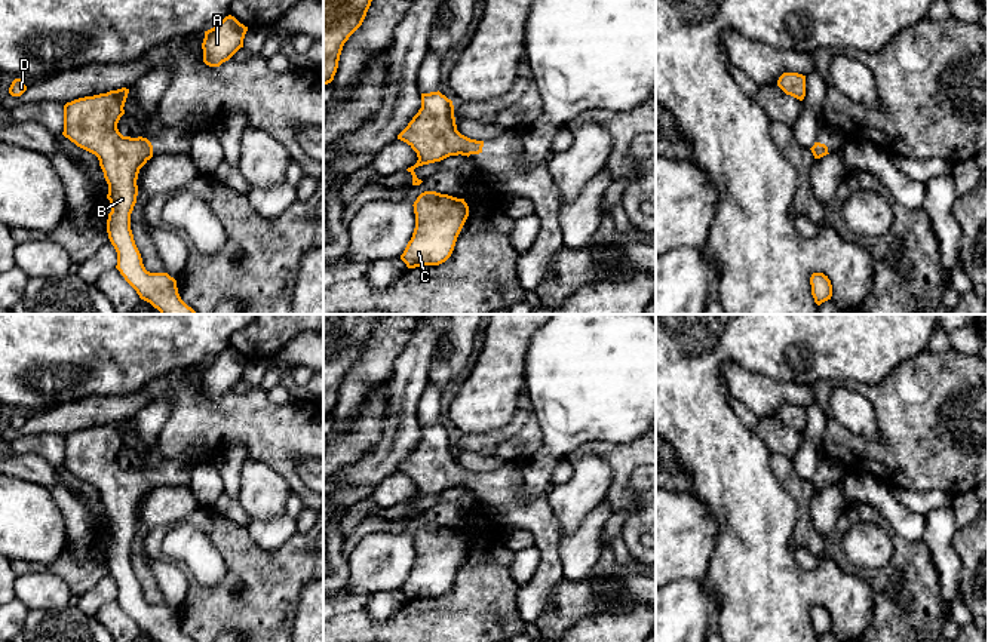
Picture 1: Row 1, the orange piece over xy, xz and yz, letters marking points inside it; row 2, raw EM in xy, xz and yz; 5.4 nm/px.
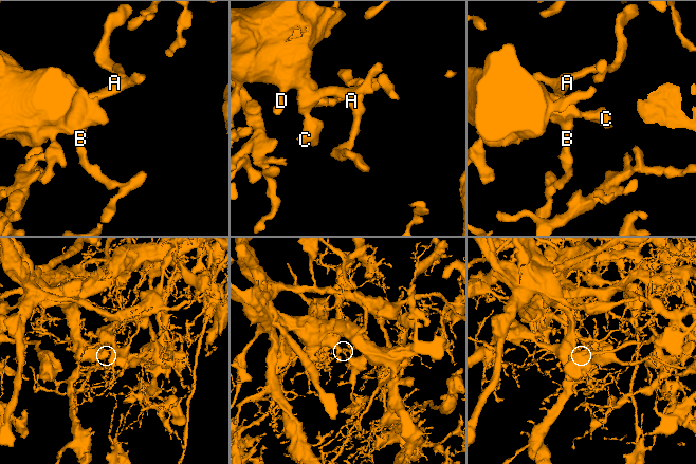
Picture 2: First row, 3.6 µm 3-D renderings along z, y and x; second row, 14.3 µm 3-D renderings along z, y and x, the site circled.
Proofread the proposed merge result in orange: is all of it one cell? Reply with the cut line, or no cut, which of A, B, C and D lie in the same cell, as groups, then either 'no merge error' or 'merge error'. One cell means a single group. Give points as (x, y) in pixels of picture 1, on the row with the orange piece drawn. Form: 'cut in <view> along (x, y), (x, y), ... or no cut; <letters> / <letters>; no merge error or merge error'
no cut; A B C D; no merge error

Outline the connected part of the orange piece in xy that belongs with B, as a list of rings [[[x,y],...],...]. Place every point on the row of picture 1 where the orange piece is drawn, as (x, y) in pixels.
[[[122,87],[67,102],[62,135],[99,160],[108,184],[111,212],[107,233],[117,252],[116,268],[160,314],[196,314],[181,300],[174,277],[145,270],[134,240],[131,214],[138,196],[136,179],[139,169],[153,157],[153,145],[147,138],[123,136],[117,129],[128,93],[129,89]]]

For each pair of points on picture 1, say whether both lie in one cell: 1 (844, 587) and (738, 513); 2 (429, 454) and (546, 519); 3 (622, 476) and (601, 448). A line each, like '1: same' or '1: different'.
1: same
2: same
3: same

